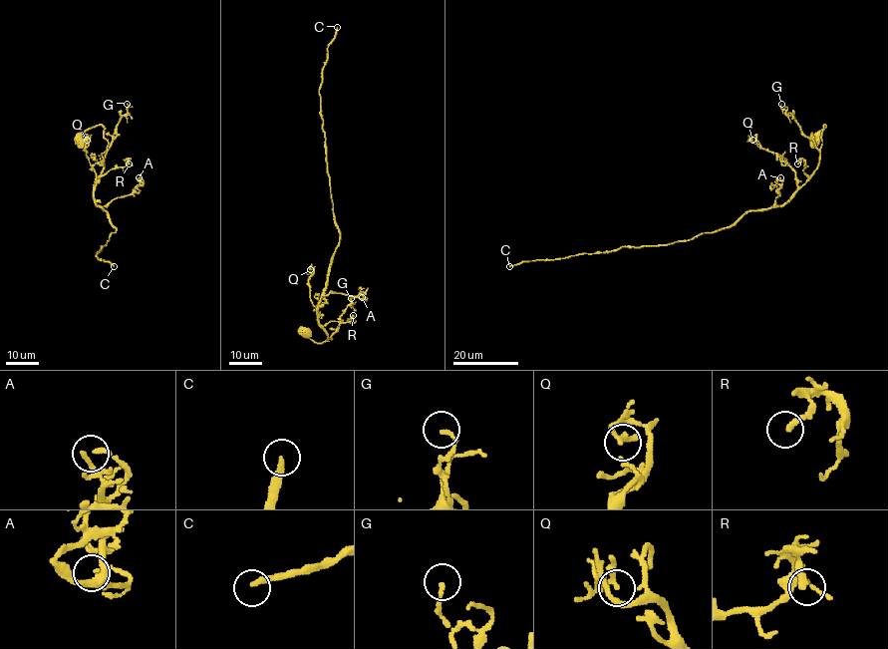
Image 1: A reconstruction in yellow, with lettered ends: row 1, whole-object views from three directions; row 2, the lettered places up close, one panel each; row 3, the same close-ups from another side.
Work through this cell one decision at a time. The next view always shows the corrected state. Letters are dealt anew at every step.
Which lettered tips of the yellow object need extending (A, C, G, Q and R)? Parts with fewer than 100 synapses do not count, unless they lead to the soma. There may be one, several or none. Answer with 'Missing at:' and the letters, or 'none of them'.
Missing at: C

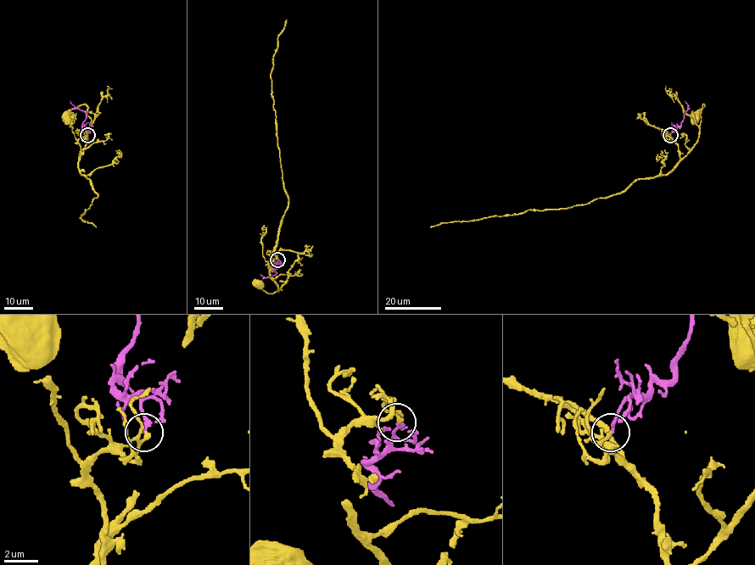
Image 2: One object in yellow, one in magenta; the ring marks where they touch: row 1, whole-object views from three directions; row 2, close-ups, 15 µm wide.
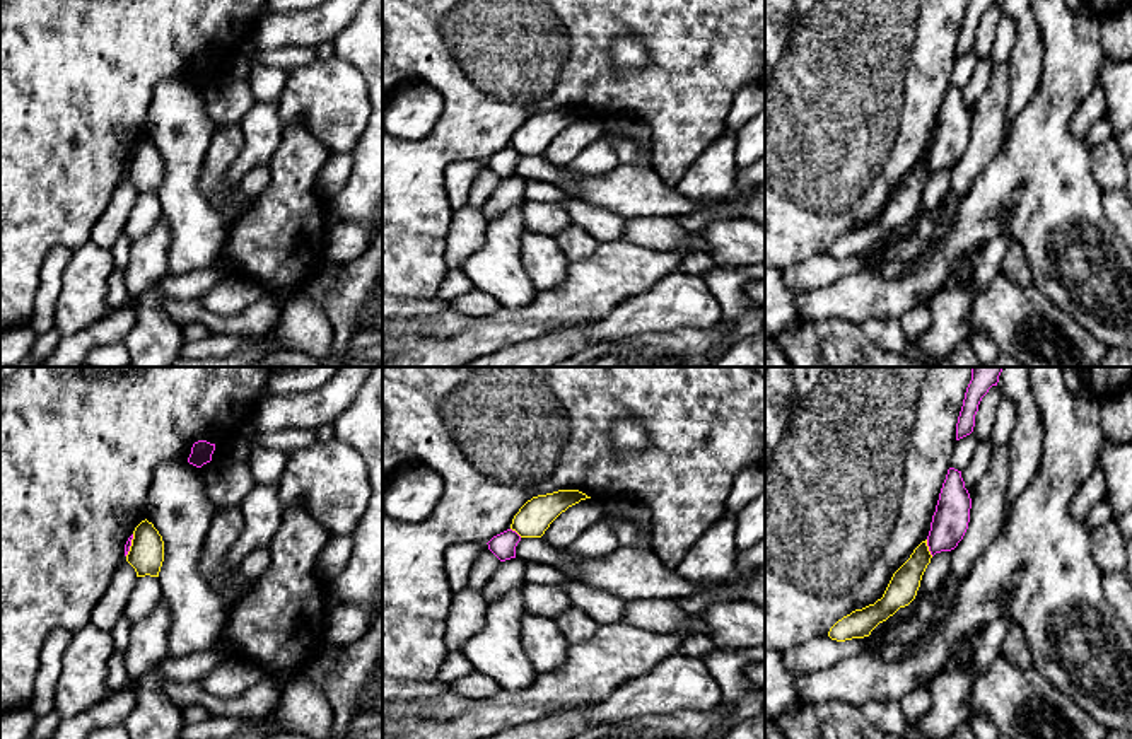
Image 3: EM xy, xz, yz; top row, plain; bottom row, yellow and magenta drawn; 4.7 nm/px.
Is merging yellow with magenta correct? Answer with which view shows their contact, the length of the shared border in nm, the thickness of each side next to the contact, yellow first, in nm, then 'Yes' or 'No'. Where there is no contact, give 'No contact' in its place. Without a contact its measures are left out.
Touches yellow in yz. Shared border 90 nm. Thickness 140 nm (yellow) against 170 nm. No

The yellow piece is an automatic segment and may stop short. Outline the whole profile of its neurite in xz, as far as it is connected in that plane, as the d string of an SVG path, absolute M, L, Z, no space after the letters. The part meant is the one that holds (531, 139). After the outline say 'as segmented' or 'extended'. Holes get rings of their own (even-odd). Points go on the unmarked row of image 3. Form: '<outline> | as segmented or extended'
M558 108L533 114L514 133L511 147L521 155L541 155L562 130L586 116L591 114L579 108Z | as segmented

